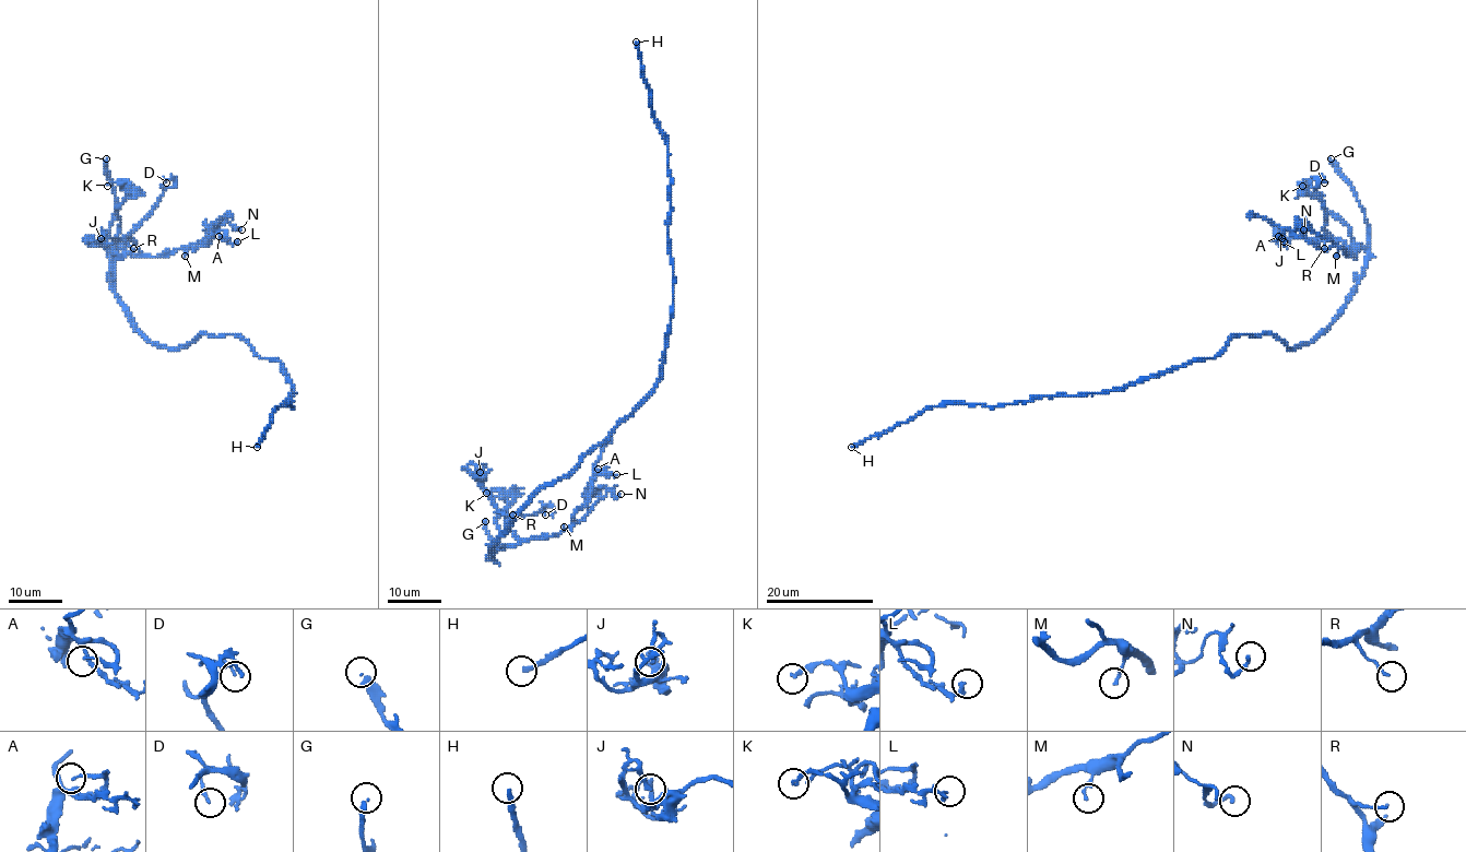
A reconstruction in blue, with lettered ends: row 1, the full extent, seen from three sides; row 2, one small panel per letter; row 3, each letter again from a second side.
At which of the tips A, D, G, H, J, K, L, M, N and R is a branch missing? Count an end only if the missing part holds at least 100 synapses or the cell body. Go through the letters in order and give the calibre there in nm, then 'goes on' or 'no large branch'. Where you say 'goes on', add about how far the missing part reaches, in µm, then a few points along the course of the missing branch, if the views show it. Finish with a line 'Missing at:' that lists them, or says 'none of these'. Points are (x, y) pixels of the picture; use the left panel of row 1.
A: 130 nm thick; no large branch
D: 160 nm thick; no large branch
G: 280 nm thick; goes on; about 20 µm are missing; missing branch runs (106, 158), (107, 139), (78, 99), (78, 80)
H: 200 nm thick; goes on; about 180 µm are missing
J: 220 nm thick; no large branch
K: 180 nm thick; no large branch
L: 160 nm thick; no large branch
M: 120 nm thick; no large branch
N: 180 nm thick; no large branch
R: 120 nm thick; no large branch
Missing at: G, H

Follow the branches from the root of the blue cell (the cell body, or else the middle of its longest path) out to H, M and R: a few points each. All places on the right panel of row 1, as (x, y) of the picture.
H: (1240, 335), (1210, 359), (1190, 361), (1120, 388), (1032, 397), (992, 407), (942, 403), (851, 447)
M: (1240, 335), (1273, 333), (1289, 348), (1310, 343), (1344, 306), (1367, 249), (1336, 256)
R: (1240, 335), (1273, 333), (1297, 348), (1333, 320), (1367, 249), (1351, 255), (1327, 236), (1324, 248)

